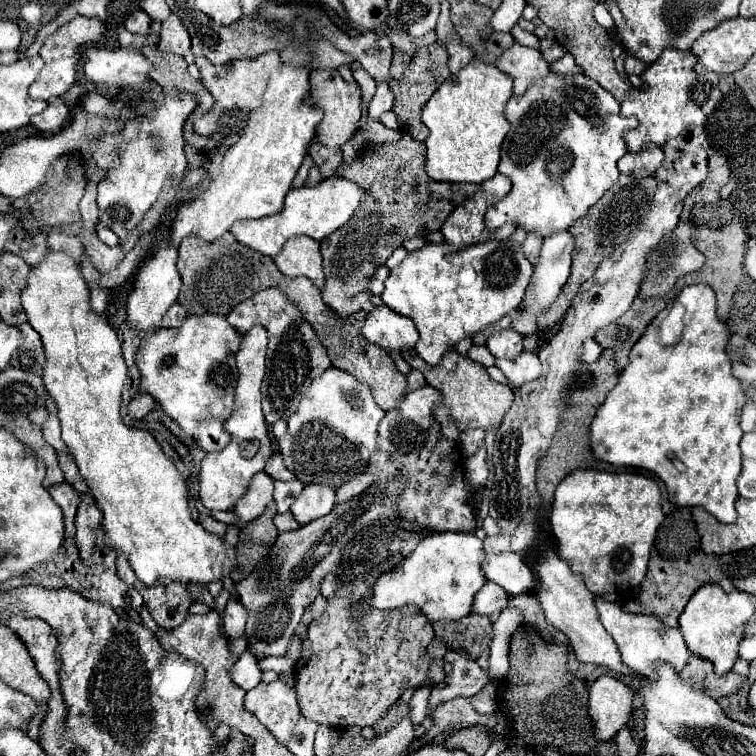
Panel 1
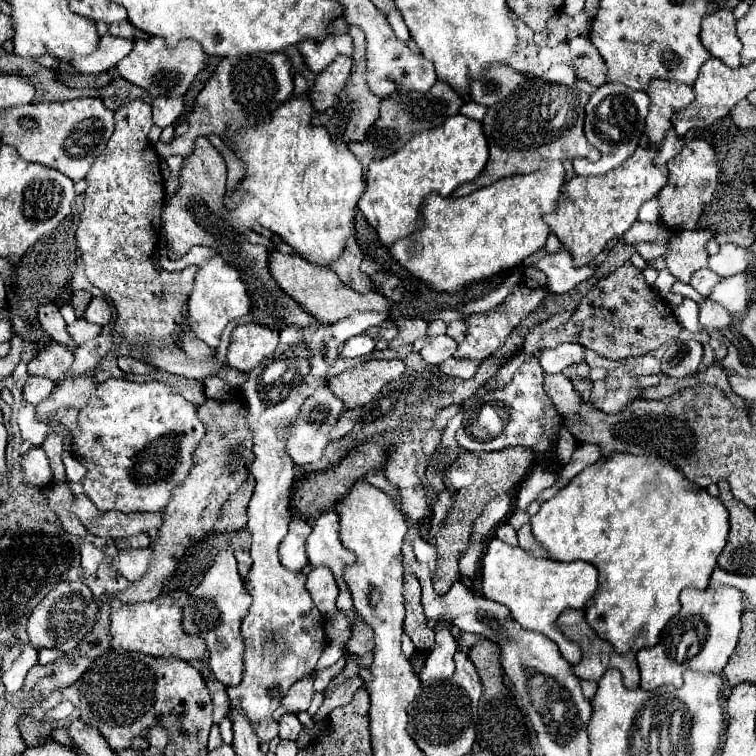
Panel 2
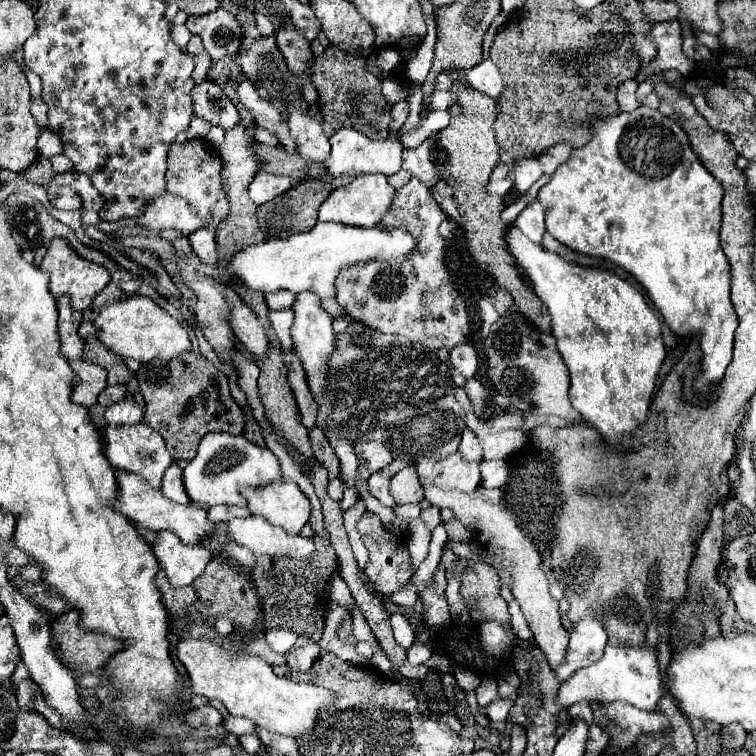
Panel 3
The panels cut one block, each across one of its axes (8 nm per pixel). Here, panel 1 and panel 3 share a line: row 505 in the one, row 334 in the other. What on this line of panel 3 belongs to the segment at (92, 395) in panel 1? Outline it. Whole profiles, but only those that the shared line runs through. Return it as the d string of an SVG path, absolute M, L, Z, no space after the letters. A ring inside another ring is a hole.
M134 296L126 300L118 300L110 306L100 308L94 326L98 328L100 342L114 354L120 354L124 358L132 358L140 364L150 362L154 358L170 360L180 354L184 354L190 348L188 334L182 330L180 322L172 318L166 310L162 310L158 304L154 304L150 298Z

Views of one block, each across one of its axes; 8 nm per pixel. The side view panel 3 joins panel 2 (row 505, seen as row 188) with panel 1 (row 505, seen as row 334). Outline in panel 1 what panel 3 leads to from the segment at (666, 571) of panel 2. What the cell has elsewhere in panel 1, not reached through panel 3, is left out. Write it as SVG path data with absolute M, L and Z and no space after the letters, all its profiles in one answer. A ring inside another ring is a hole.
M708 284L684 286L680 298L676 296L634 344L626 370L622 370L618 384L610 390L590 426L590 442L596 458L614 466L636 466L654 472L666 484L672 504L702 506L724 524L732 524L738 518L734 502L738 500L736 478L742 470L740 416L746 404L740 380L732 376L732 362L726 352L728 338L728 326L716 314L714 290ZM662 324L678 330L674 344L660 342Z

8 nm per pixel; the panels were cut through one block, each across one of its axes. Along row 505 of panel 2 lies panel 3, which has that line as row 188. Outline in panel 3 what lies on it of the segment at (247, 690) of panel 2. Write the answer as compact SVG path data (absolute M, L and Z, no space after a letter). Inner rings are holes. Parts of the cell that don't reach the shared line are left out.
M258 172L258 176L252 180L248 194L250 200L256 204L266 204L274 200L278 194L284 194L294 186L292 178L278 176L278 174L268 174L268 172Z

